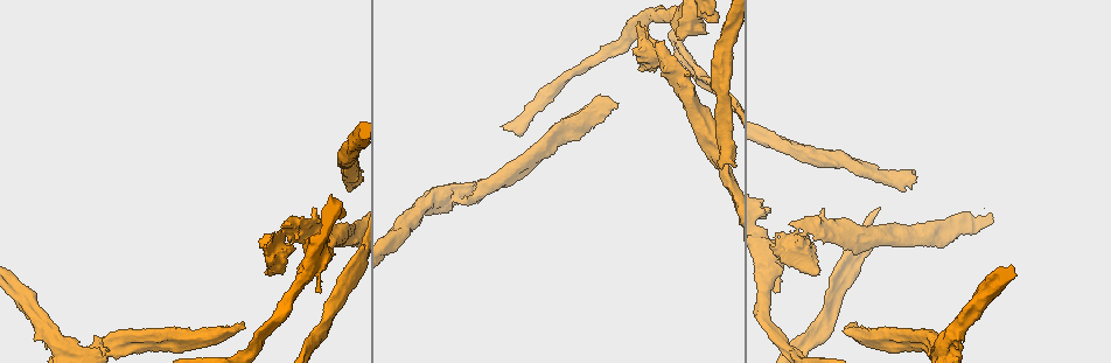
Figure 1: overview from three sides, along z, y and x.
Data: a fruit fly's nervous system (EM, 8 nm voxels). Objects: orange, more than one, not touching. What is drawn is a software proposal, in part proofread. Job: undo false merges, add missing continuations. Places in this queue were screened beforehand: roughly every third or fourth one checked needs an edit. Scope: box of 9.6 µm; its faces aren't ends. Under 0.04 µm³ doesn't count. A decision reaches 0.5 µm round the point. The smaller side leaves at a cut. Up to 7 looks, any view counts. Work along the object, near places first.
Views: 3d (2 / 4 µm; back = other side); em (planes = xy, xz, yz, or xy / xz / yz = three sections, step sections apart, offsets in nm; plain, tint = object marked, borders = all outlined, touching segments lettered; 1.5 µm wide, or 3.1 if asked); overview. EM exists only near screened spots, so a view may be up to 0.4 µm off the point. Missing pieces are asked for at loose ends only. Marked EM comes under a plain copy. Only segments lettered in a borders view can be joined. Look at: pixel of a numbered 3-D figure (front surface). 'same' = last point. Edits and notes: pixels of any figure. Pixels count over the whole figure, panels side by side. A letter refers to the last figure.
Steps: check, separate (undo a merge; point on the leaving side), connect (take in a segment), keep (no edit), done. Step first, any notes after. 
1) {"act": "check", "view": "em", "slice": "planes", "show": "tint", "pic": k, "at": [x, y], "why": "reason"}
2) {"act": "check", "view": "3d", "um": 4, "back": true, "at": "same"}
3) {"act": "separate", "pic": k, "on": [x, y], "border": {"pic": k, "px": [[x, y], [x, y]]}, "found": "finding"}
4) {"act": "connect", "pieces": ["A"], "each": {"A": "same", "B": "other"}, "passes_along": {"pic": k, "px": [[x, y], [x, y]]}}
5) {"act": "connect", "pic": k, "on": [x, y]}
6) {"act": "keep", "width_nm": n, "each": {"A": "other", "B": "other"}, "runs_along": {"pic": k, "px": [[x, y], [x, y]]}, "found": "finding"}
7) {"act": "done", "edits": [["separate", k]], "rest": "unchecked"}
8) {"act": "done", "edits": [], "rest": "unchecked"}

{"act": "check", "view": "3d", "um": 4, "pic": 1, "at": [613, 107], "why": "an open end"}

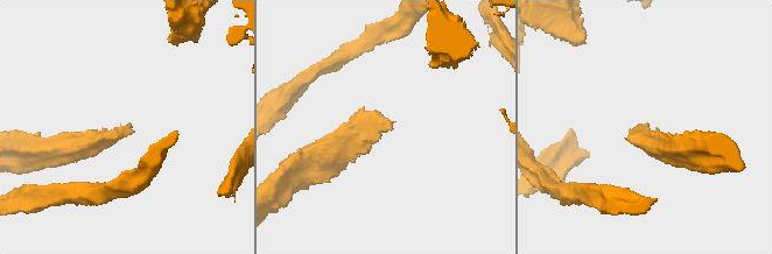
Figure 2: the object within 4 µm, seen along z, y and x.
{"act": "check", "view": "em", "slice": "planes", "show": "borders", "pic": 2, "at": [130, 124]}

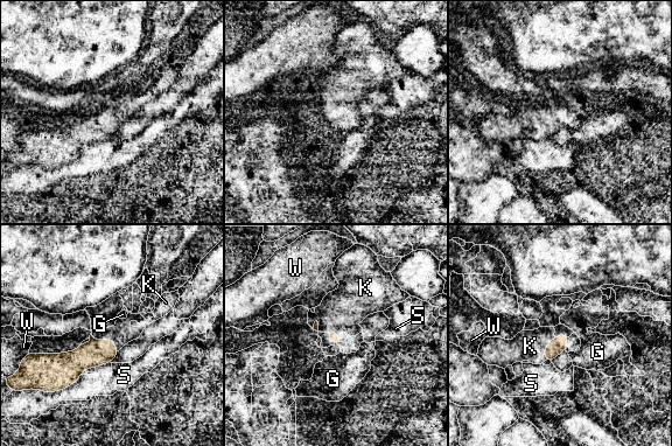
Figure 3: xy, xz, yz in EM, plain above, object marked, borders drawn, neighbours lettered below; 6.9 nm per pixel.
{"act": "connect", "pieces": ["K"], "longest_contact_nm": ["K", 220], "each": {"G": "other", "K": "same", "S": "other", "W": "other"}, "found": "it goes on there"}

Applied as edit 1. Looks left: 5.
{"act": "check", "view": "overview"}

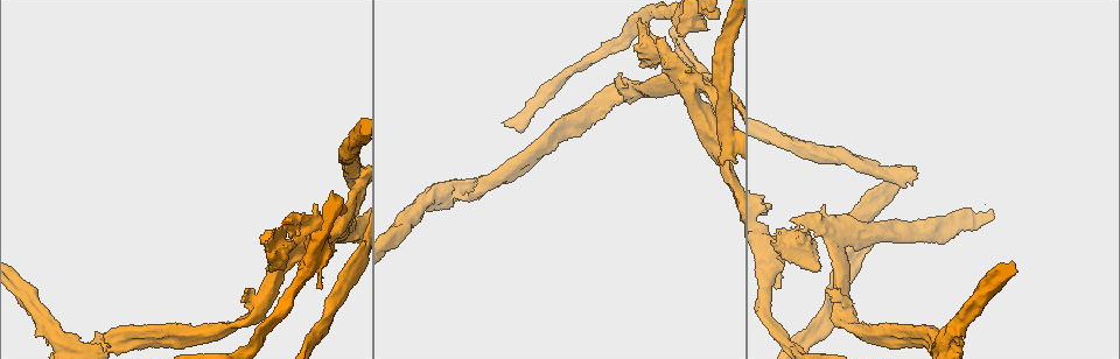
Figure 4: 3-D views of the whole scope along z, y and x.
{"act": "check", "view": "3d", "um": 4, "pic": 4, "at": [320, 334], "why": "branch stops here"}

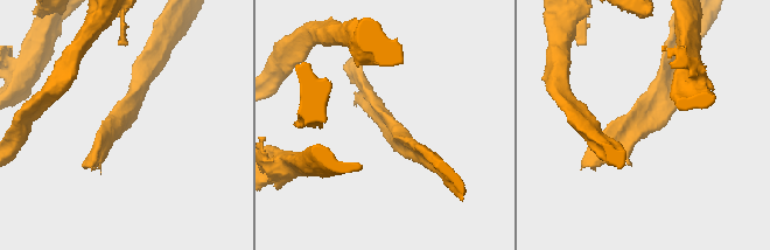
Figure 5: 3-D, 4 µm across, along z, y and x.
{"act": "check", "view": "em", "slice": "yz", "step": 4, "show": "borders", "pic": 5, "at": [386, 139], "why": "shape alone is not enough"}

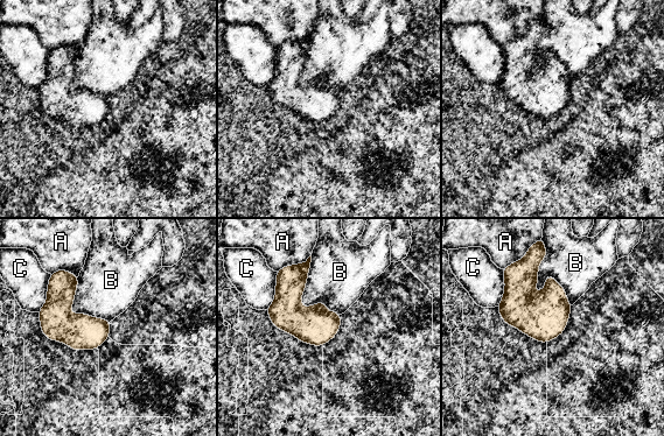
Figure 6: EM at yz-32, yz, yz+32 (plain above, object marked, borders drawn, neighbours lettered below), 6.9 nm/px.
{"act": "check", "view": "em", "slice": "planes", "show": "borders", "at": "same"}

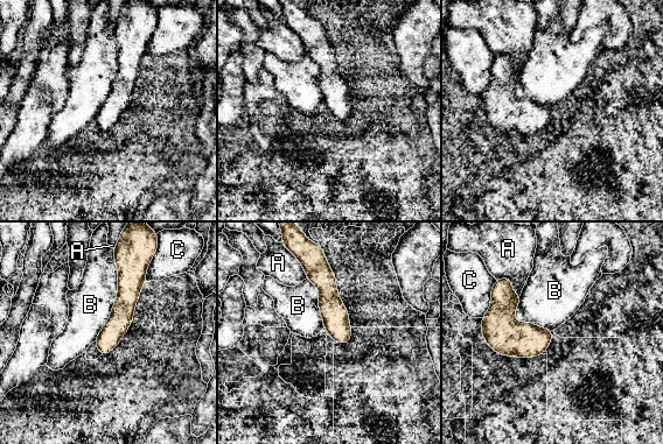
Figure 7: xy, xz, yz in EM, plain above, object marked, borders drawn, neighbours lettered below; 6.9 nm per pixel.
{"act": "keep", "width_nm": 150, "each": {"A": "other", "B": "other", "C": "other"}, "border": {"pic": 7, "px": [[114, 254], [117, 300], [95, 340]]}, "found": "no lettered segment goes on from it"}

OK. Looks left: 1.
{"act": "check", "view": "em", "slice": "planes", "show": "borders", "pic": 4, "at": [108, 347], "why": "a narrow waist"}

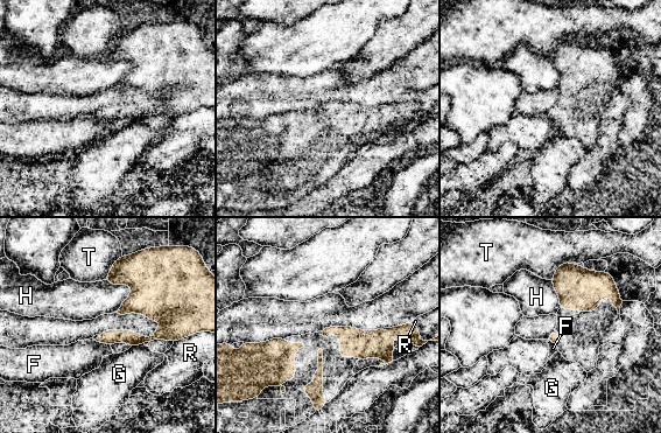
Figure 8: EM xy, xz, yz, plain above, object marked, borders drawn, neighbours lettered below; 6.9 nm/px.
{"act": "keep", "each": {"F": "other", "G": "other", "H": "other", "R": "other", "T": "other"}, "runs_along": {"pic": 8, "px": [[121, 262], [164, 314], [173, 337]]}, "found": "continuous, no second neuron"}

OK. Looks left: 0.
{"act": "done", "edits": [["connect", 3]], "rest": "unchecked"}

